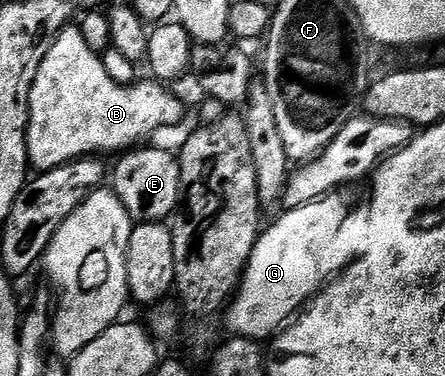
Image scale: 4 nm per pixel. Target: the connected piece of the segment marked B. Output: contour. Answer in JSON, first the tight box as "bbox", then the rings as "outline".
{"bbox":[28,27,186,171],"outline":[[[69,27],[61,31],[50,51],[46,51],[46,59],[42,59],[42,67],[38,67],[38,79],[34,79],[34,87],[30,91],[32,110],[28,124],[28,160],[31,168],[47,171],[82,157],[105,155],[115,149],[128,151],[143,142],[140,141],[143,137],[158,132],[163,125],[178,124],[186,116],[184,104],[163,84],[147,80],[140,79],[131,85],[123,85],[110,79],[110,75],[106,75],[101,54],[86,47],[86,39],[82,39],[79,28]]]}

